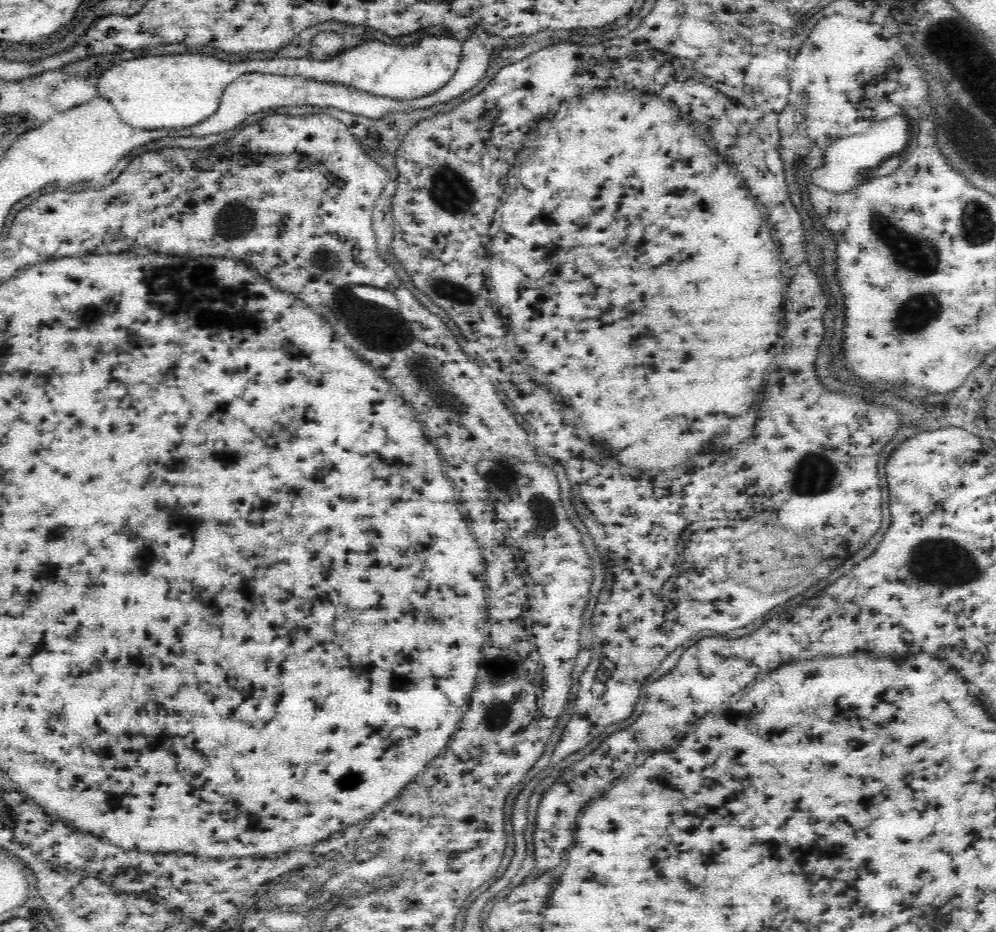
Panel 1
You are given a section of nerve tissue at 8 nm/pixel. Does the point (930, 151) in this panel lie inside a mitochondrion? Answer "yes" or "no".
no

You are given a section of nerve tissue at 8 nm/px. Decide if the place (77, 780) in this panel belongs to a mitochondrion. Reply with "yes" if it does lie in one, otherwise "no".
no

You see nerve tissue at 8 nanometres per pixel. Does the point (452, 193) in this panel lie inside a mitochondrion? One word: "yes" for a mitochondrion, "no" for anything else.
yes

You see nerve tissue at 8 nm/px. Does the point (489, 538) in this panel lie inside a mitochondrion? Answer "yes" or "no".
no

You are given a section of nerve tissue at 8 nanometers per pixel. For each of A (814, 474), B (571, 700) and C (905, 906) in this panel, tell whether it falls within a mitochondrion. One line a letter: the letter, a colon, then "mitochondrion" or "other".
A: mitochondrion
B: other
C: other

